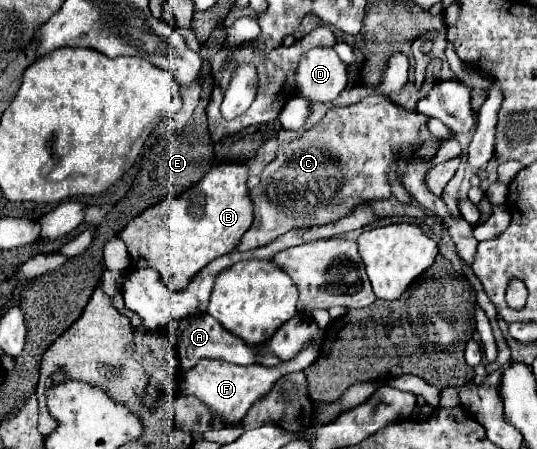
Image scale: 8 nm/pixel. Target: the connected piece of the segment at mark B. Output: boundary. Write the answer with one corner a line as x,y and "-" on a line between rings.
221,162
181,196
159,202
133,218
119,232
131,260
135,264
149,264
163,276
165,284
183,290
203,266
219,256
231,254
241,236
249,230
253,222
253,204
249,200
247,178
249,168
245,164

